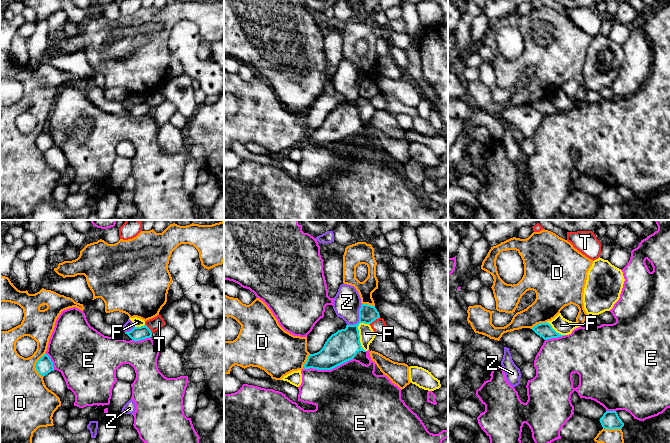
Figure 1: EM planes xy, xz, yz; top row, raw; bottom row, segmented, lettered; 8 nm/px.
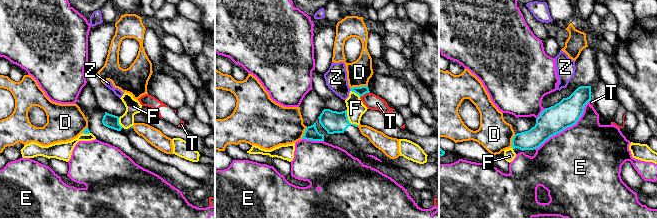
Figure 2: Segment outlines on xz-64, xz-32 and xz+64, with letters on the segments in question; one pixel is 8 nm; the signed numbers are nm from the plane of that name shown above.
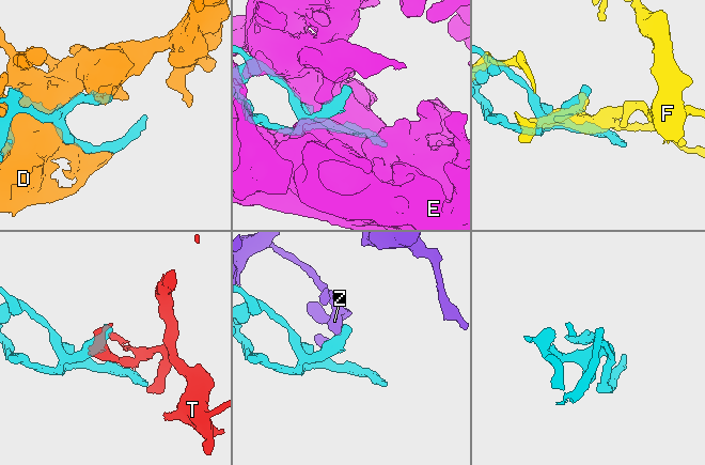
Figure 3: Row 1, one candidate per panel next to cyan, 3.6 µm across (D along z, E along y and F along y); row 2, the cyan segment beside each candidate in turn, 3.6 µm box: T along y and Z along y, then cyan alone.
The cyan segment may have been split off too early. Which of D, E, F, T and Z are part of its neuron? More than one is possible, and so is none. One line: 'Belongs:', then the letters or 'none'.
Belongs: none

